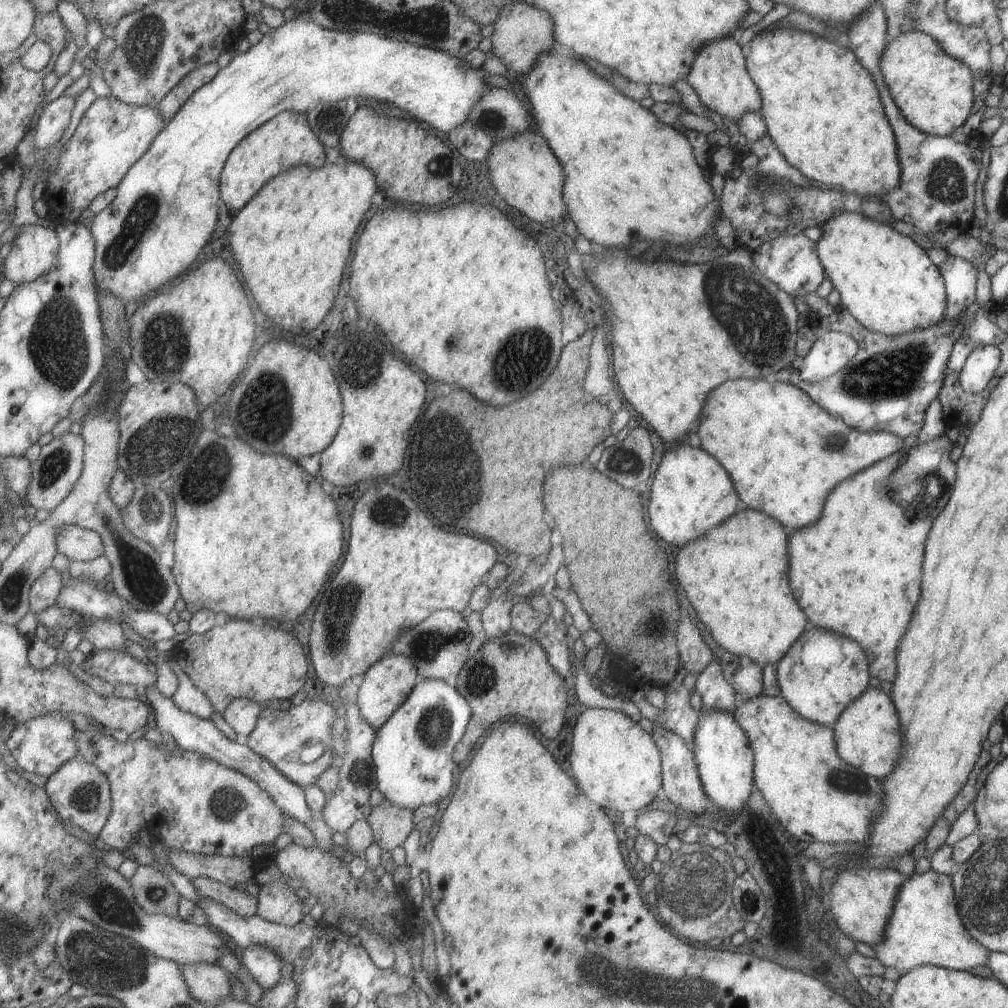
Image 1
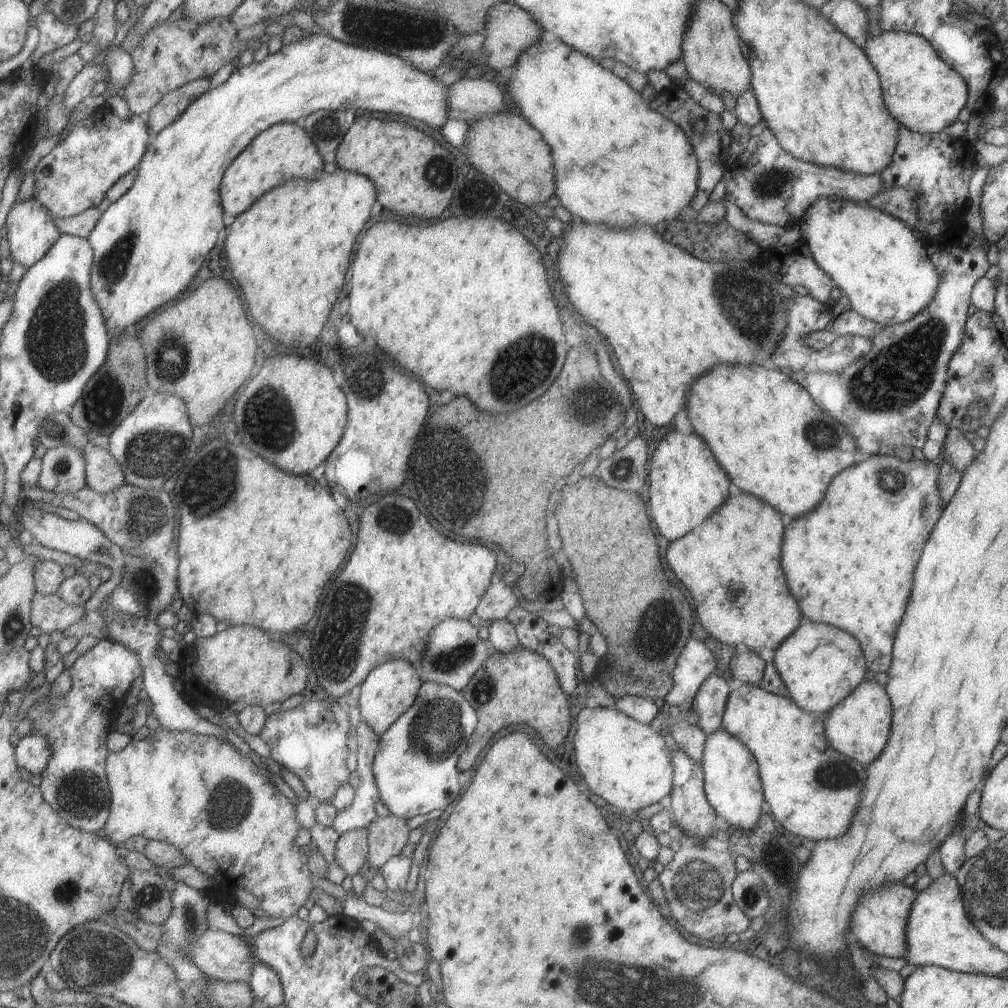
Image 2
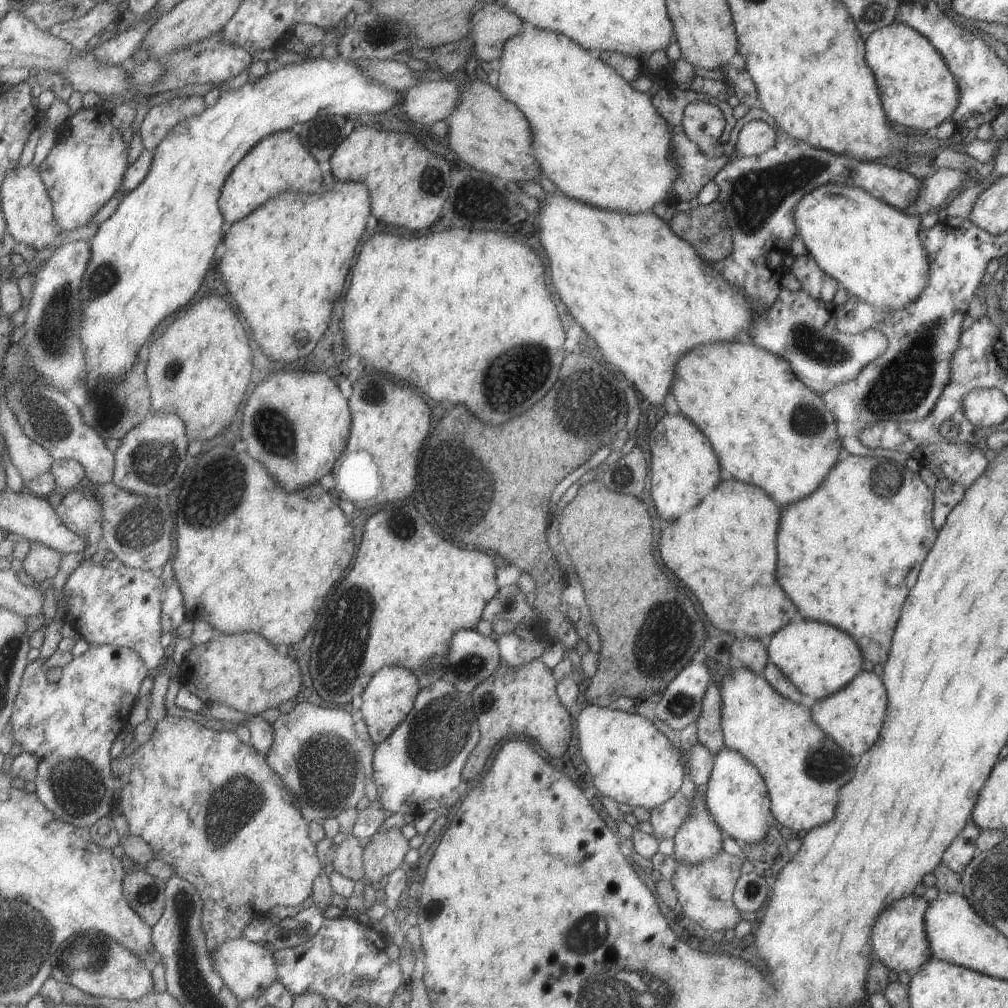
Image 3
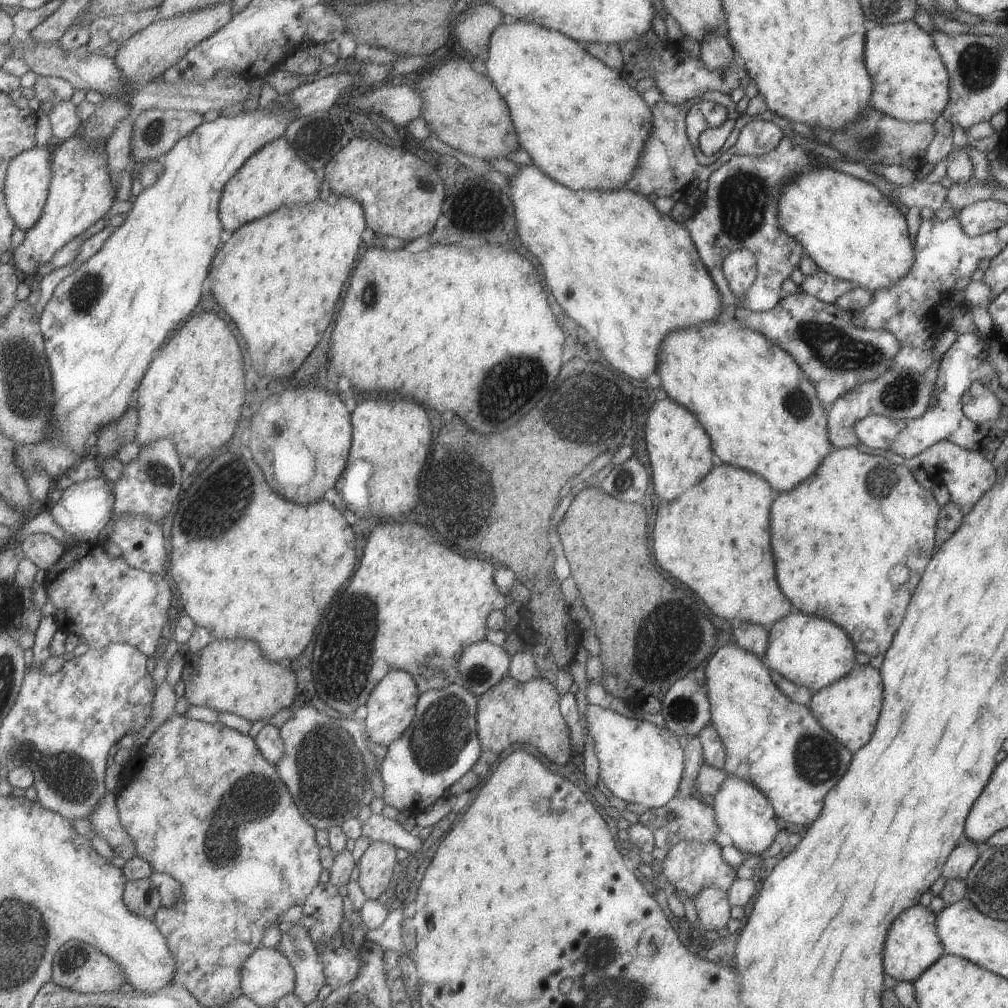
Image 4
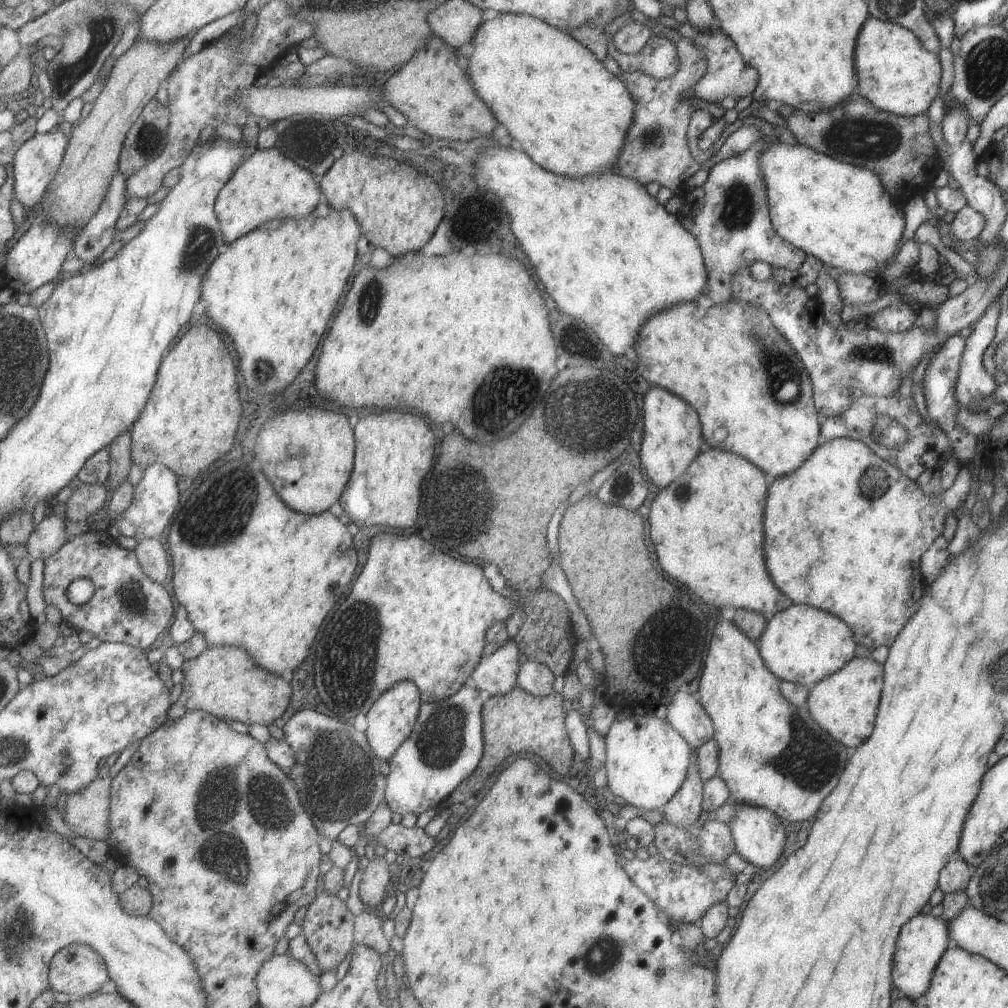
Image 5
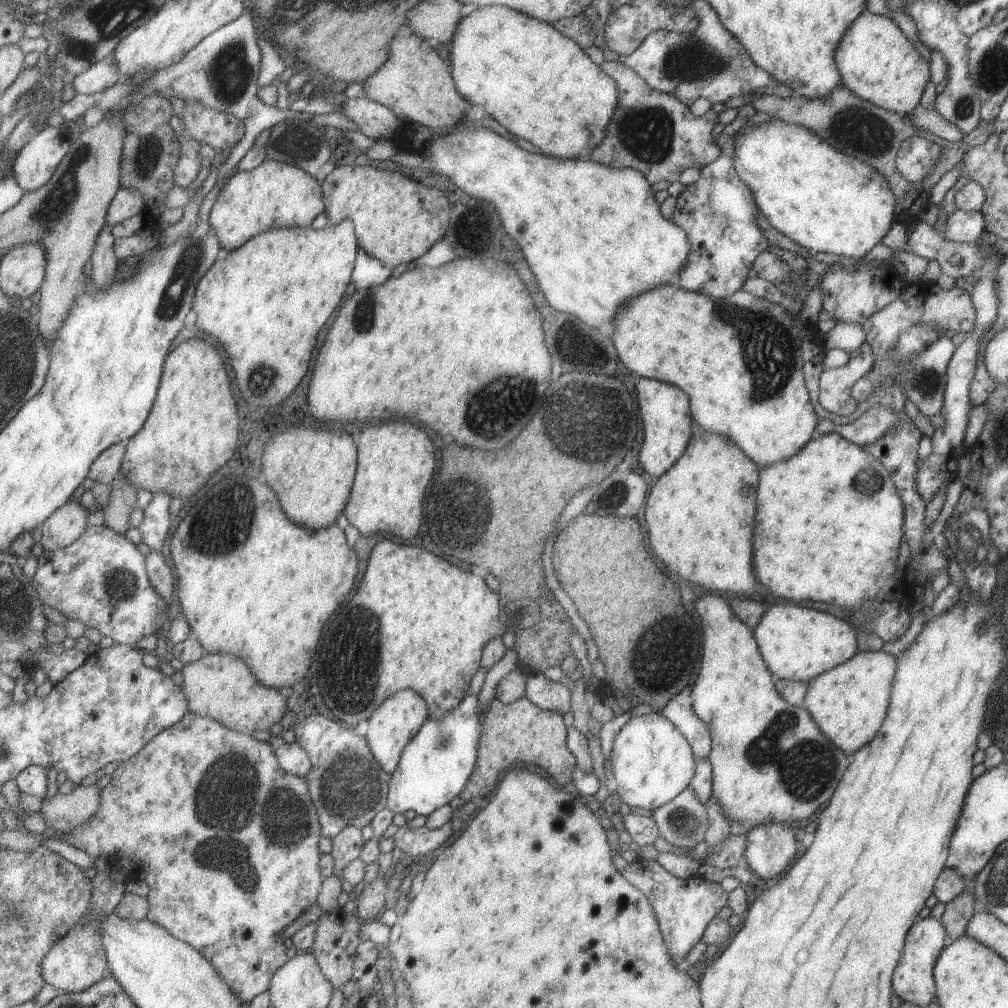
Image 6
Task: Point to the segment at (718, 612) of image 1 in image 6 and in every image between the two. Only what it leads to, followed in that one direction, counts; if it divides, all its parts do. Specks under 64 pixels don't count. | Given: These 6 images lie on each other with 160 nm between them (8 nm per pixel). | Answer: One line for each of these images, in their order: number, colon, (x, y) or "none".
2: (729, 562)
3: (723, 549)
4: (714, 538)
5: (707, 526)
6: (699, 513)

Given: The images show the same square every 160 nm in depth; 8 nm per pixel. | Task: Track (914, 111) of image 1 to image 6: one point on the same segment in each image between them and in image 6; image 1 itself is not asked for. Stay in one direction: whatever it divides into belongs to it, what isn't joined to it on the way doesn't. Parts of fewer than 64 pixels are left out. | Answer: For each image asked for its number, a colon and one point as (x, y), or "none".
2: (922, 93)
3: (917, 91)
4: (910, 83)
5: (895, 73)
6: (875, 61)

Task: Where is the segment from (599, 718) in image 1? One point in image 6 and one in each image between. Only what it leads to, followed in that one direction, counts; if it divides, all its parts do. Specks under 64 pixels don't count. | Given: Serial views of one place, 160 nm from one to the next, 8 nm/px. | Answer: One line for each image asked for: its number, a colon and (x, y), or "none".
2: (625, 763)
3: (630, 762)
4: (640, 762)
5: (646, 759)
6: (651, 762)

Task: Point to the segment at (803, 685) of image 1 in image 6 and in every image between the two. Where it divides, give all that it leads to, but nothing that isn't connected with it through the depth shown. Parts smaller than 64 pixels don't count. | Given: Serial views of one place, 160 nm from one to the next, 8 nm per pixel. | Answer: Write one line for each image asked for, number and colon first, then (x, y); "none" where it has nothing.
2: (819, 664)
3: (818, 659)
4: (810, 651)
5: (802, 645)
6: (795, 643)

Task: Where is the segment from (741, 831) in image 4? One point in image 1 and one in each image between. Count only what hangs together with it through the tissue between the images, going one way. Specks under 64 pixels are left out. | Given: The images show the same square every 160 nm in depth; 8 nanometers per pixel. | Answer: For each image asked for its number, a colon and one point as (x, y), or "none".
1: (724, 760)
2: (731, 781)
3: (735, 795)

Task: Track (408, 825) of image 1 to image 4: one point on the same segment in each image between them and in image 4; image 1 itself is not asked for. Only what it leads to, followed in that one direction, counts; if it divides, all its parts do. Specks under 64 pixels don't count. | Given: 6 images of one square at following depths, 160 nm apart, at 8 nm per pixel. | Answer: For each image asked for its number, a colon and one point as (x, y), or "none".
2: (388, 834)
3: (385, 852)
4: (376, 865)

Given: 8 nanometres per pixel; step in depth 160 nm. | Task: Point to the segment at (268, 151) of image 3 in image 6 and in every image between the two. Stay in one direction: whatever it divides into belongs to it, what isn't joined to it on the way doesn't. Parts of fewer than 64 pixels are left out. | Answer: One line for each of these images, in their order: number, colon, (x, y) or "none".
4: (274, 177)
5: (267, 186)
6: (274, 195)

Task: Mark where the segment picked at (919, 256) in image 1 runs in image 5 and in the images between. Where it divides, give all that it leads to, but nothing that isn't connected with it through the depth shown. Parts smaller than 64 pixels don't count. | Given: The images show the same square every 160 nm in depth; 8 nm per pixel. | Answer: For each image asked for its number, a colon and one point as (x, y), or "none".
2: (883, 270)
3: (872, 250)
4: (850, 230)
5: (838, 213)

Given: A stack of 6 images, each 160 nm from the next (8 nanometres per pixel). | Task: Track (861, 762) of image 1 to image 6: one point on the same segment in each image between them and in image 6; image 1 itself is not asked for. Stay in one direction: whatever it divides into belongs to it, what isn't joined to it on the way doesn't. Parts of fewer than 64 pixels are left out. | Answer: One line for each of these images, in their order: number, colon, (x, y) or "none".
2: (857, 727)
3: (852, 716)
4: (848, 709)
5: (844, 705)
6: (848, 702)

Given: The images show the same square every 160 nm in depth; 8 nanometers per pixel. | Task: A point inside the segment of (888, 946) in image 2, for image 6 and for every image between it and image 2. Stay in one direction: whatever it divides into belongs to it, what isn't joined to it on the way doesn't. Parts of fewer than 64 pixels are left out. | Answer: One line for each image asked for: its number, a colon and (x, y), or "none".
3: (898, 941)
4: (911, 945)
5: (922, 940)
6: (912, 981)

